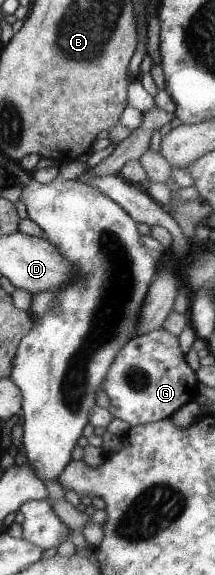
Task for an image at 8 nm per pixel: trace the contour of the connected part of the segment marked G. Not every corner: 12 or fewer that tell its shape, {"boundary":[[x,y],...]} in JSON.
{"boundary":[[164,326],[131,338],[101,389],[138,426],[199,399]]}

